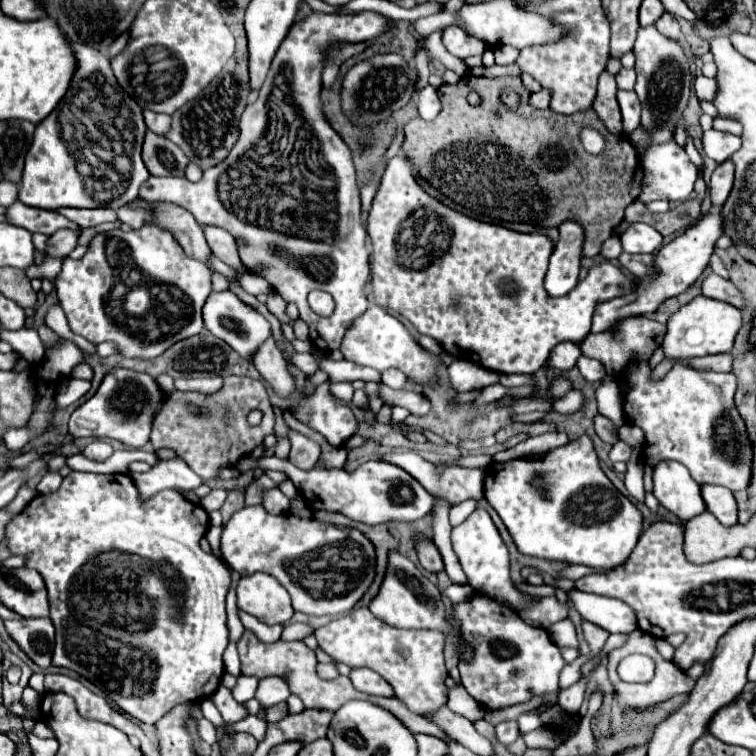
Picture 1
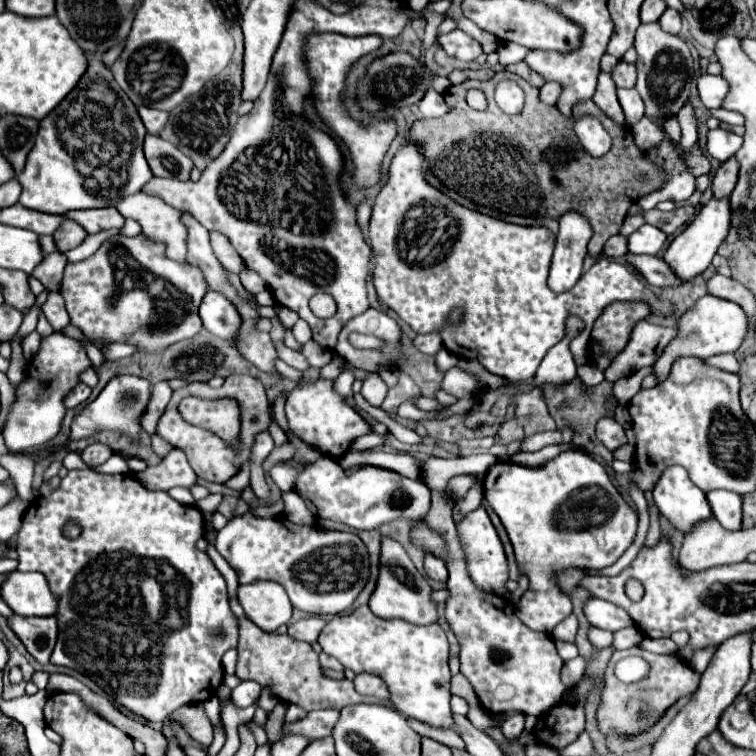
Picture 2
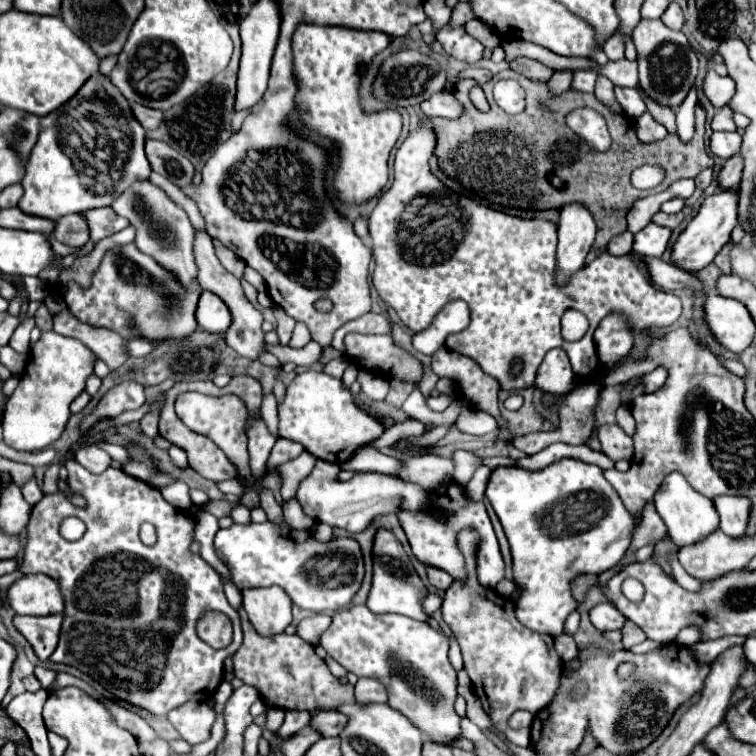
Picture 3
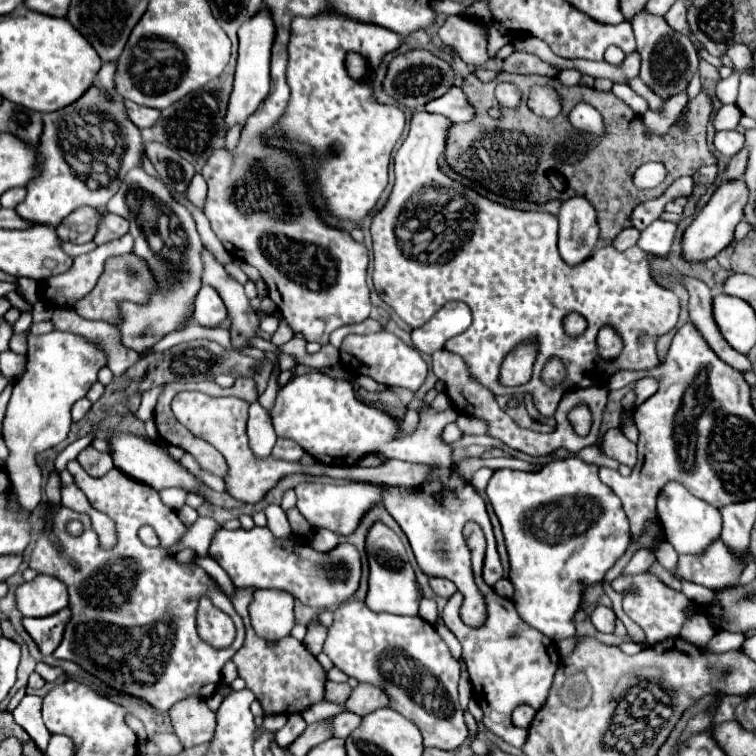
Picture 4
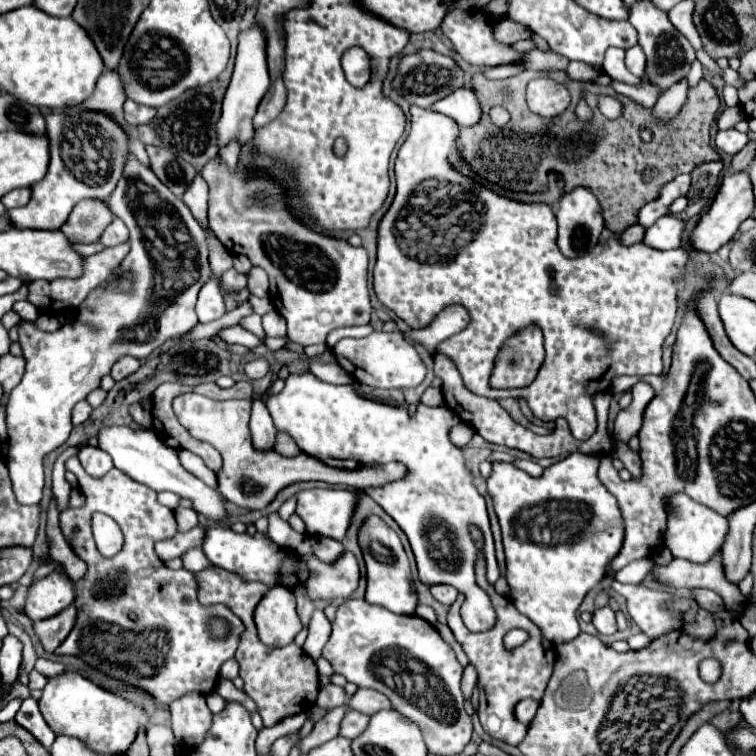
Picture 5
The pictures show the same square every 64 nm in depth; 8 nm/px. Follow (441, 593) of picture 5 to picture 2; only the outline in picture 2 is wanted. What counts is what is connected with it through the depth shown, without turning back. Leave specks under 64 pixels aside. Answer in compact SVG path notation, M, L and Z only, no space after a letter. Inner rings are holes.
M428 552L424 554L424 570L432 580L438 580L438 582L446 582L446 578L448 578L444 562L438 556L428 554Z

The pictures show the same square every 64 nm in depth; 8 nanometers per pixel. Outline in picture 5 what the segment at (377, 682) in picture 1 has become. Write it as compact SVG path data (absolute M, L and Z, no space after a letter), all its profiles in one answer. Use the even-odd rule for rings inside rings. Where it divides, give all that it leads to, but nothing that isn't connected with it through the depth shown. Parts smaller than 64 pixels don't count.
M358 688L356 694L348 698L346 706L348 706L350 710L358 710L358 712L362 712L362 714L372 716L372 714L376 714L378 710L390 708L390 702L388 702L388 698L384 698L384 694L372 690L372 688Z

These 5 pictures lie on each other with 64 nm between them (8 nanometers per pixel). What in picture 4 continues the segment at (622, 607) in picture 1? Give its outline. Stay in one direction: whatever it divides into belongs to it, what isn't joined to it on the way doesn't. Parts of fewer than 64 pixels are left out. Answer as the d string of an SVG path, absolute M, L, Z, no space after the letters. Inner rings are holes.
M598 604L592 612L592 624L600 630L600 632L614 632L614 624L616 624L616 614L610 606L602 606Z

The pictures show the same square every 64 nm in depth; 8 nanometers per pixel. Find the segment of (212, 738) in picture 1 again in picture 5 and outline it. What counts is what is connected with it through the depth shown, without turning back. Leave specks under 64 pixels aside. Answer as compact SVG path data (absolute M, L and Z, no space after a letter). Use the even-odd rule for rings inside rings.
M186 694L184 698L178 698L172 702L170 712L174 736L182 746L194 748L204 742L214 714L208 710L206 698L202 694Z

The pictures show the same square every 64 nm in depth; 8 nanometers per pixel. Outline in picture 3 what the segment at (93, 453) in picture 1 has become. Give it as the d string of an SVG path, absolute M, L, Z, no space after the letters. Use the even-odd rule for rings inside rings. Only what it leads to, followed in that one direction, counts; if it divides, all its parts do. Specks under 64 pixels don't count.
M92 444L92 446L84 446L76 452L76 462L80 462L86 470L90 470L92 474L102 474L108 466L110 466L110 454L104 452L100 446Z

